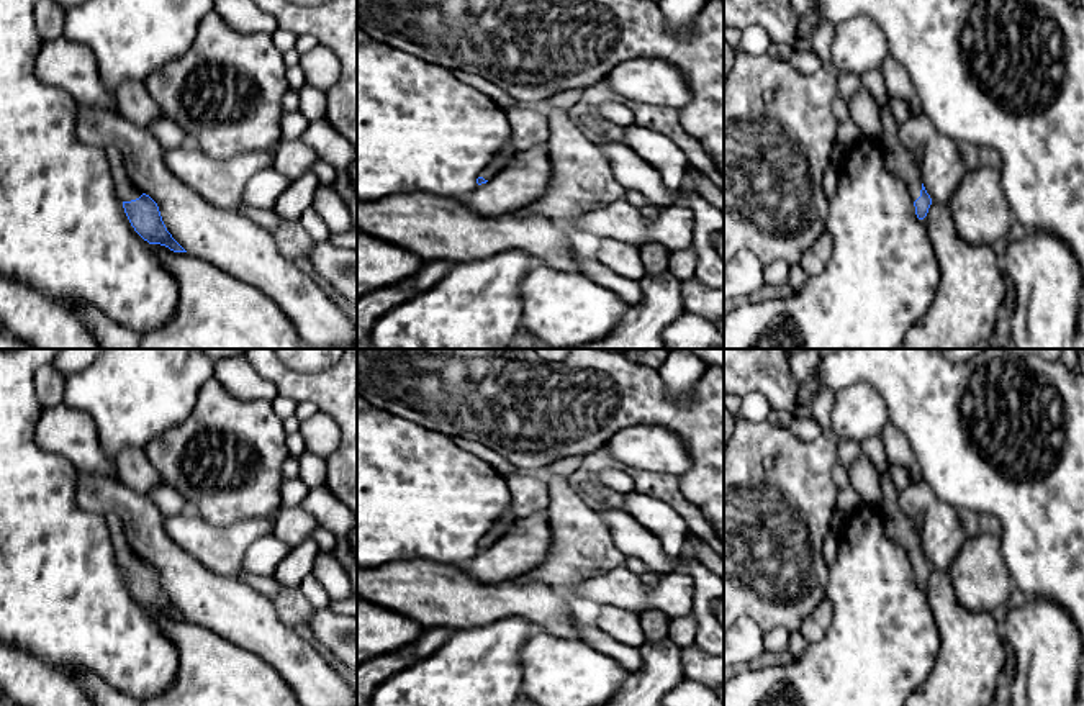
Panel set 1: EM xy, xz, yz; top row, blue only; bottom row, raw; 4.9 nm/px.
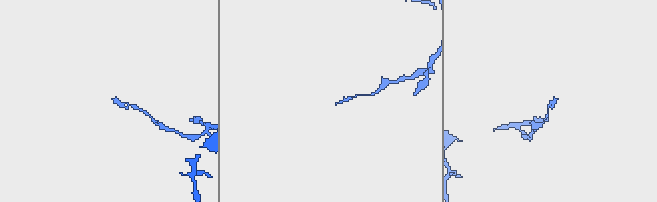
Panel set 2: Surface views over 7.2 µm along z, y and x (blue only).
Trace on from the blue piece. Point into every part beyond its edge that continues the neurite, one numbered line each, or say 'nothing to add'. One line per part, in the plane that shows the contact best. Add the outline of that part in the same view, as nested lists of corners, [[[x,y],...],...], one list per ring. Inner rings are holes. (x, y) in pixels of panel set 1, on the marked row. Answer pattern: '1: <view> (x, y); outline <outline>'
1: xy (123, 187); outline [[[108,146],[103,151],[105,151],[108,164],[110,164],[110,170],[111,170],[111,177],[113,177],[113,183],[115,183],[115,192],[116,192],[118,198],[121,201],[131,201],[131,200],[139,198],[142,195],[142,192],[138,190],[131,183],[131,180],[126,174],[123,154],[120,152],[120,149],[115,146]]]

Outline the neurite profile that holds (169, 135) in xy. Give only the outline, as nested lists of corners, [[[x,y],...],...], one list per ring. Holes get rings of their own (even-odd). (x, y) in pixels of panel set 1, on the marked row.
[[[160,115],[149,126],[164,151],[190,146],[188,134],[172,120]]]

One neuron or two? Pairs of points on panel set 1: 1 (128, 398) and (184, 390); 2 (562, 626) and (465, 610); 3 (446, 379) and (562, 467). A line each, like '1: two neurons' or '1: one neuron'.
1: one neuron
2: one neuron
3: two neurons

